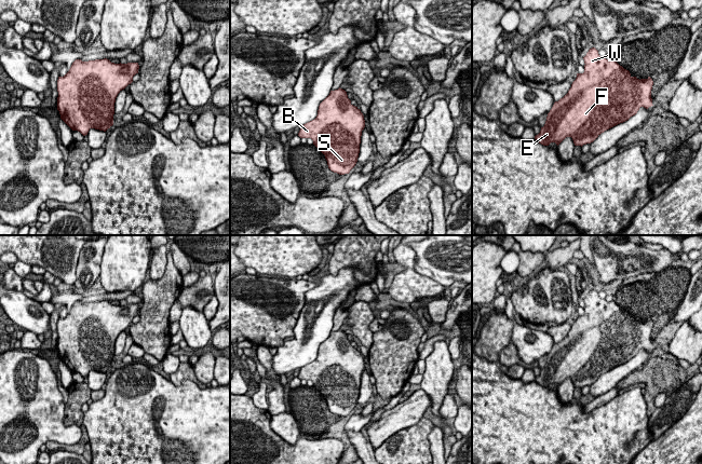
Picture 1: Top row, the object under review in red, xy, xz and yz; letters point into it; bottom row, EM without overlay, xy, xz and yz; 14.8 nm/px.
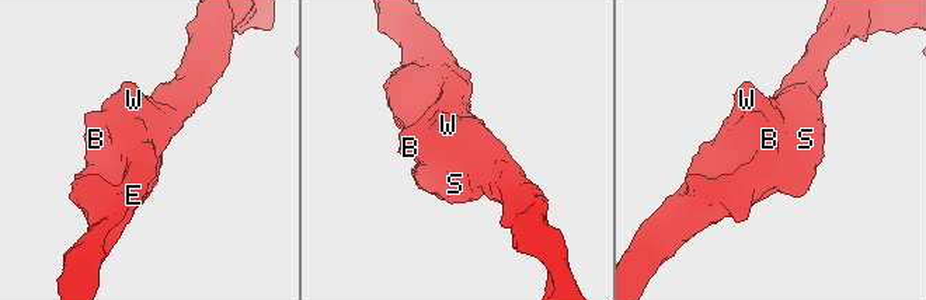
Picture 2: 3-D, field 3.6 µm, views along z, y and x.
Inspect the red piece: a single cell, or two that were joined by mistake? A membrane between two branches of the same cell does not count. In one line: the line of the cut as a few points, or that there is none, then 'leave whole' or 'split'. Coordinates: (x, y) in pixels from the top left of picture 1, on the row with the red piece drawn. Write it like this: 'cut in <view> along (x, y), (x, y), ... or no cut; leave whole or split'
no cut; leave whole

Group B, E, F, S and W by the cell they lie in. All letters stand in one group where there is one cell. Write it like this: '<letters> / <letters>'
B E F S W

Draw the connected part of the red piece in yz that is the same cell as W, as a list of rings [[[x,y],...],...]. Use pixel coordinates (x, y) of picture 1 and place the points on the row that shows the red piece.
[[[595,47],[590,49],[583,59],[585,64],[584,72],[577,73],[577,78],[568,93],[554,103],[548,113],[544,126],[535,136],[535,139],[543,146],[549,146],[551,142],[555,142],[558,146],[566,137],[571,137],[575,146],[582,147],[593,142],[605,131],[627,121],[637,113],[640,107],[648,109],[653,106],[651,98],[653,81],[650,77],[640,80],[632,77],[630,71],[620,66],[615,59],[608,60],[605,57],[600,57]]]

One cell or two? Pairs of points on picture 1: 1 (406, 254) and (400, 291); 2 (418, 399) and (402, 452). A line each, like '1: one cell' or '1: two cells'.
1: one cell
2: two cells

